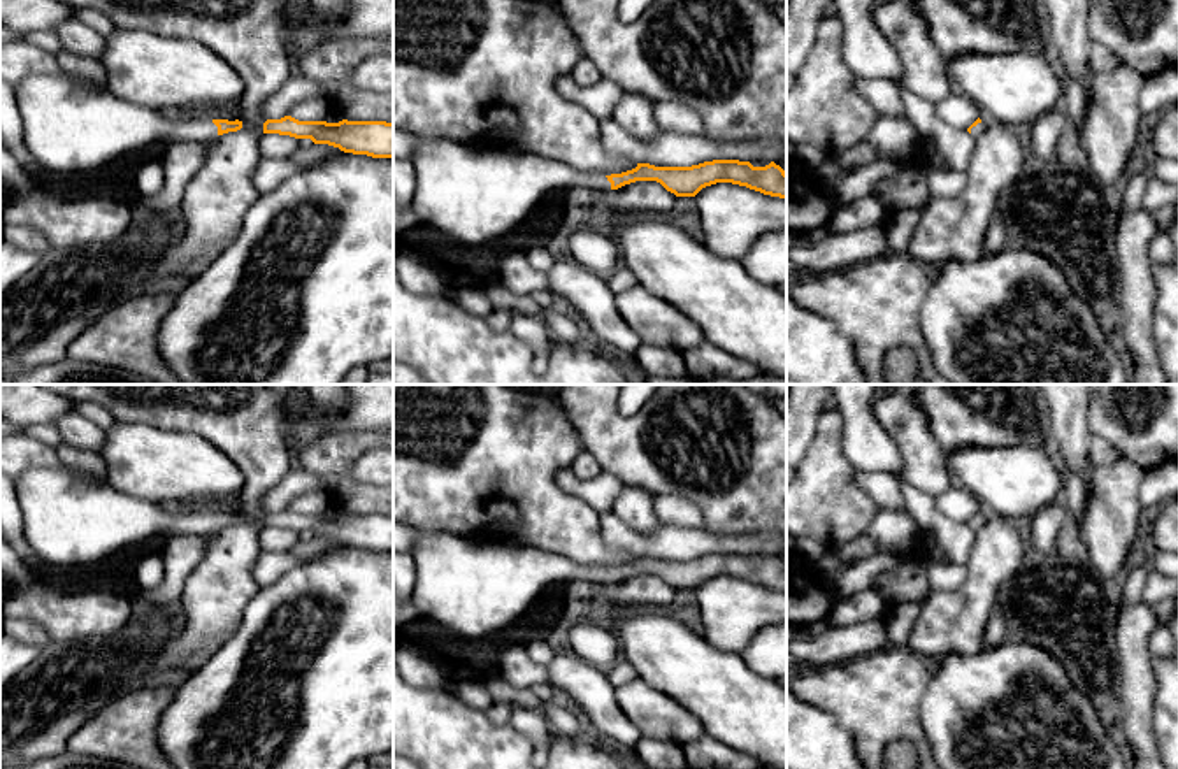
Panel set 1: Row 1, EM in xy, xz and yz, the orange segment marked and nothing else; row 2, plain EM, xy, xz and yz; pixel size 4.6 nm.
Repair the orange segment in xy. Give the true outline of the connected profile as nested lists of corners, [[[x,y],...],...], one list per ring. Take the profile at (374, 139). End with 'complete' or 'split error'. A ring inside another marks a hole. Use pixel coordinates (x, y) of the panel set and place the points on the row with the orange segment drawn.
[[[291,116],[267,119],[263,133],[311,139],[314,144],[328,144],[344,153],[367,155],[393,160],[393,123],[386,121],[298,121]]]; complete

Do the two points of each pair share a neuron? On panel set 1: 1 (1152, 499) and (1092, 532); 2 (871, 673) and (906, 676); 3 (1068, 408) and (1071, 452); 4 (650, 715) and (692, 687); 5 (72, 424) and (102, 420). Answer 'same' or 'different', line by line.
1: different
2: same
3: same
4: different
5: different

